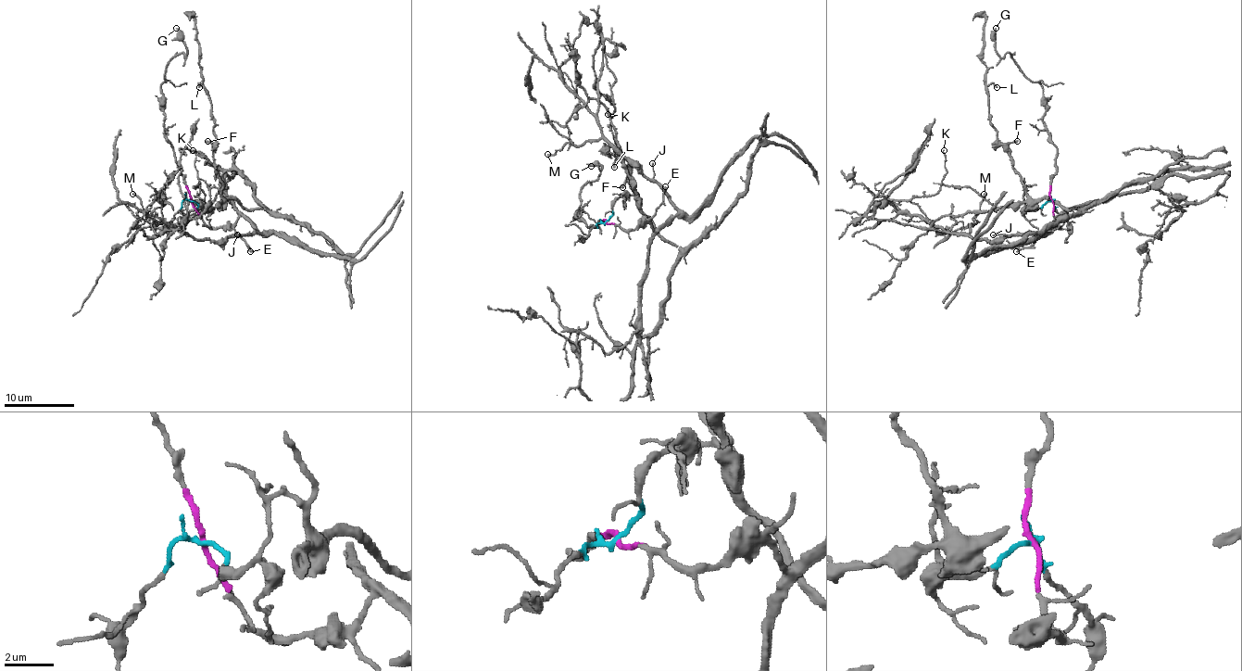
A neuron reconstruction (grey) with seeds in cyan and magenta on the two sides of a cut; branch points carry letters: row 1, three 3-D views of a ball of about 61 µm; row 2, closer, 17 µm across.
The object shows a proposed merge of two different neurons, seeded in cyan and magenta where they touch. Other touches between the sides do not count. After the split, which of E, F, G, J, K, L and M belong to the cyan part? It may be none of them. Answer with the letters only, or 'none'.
F, K, L

